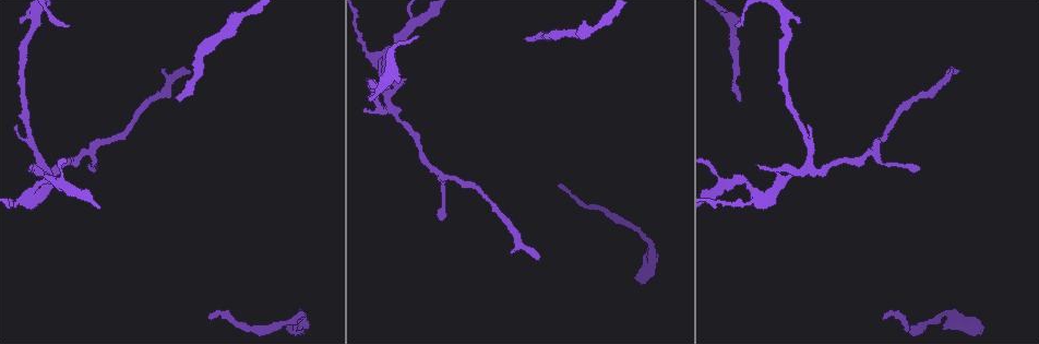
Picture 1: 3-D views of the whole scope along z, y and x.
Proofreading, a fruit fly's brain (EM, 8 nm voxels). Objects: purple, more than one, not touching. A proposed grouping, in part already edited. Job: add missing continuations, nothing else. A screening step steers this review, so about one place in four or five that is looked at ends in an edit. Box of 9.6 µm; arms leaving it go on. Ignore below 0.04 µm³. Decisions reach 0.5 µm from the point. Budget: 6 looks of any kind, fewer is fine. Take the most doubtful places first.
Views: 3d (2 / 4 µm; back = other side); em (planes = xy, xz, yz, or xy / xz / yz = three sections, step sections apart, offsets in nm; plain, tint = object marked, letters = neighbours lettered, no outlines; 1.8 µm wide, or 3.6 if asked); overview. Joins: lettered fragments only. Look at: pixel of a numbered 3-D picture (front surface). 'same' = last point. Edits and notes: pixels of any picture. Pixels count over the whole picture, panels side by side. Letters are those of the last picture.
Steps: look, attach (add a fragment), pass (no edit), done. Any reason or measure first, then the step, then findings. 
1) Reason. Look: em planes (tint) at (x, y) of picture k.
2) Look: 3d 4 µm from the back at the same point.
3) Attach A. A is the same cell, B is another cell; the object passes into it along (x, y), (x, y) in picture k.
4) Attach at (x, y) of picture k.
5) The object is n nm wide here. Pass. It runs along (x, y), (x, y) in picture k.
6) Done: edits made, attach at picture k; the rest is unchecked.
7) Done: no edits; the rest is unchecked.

Branch stops here. Look: 3d 4 µm at (188, 70) of picture 1.

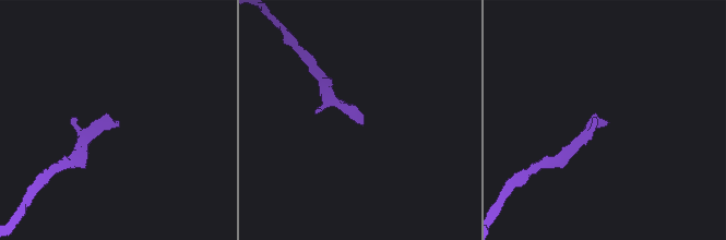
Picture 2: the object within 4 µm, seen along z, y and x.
Look: em planes (letters) at (116, 121) of picture 2.

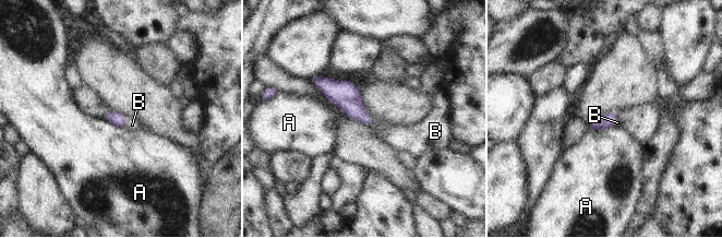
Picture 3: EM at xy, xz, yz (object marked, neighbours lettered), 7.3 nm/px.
Attach B. B is the same cell, A is another cell; the object passes into it along (118, 119), (125, 122), (132, 125) in picture 3; it goes on there.

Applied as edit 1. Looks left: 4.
End of a long branch. Look: em planes (letters) at (527, 41) of picture 1.

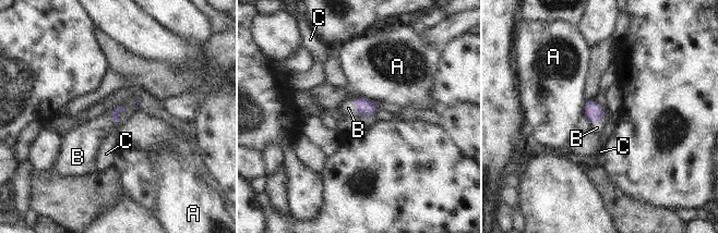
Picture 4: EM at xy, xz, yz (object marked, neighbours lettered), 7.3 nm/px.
Attach B. B is the same cell, A and C are other cells; the object passes into it along (363, 106), (356, 107), (348, 108) in picture 4; the neuron continues.

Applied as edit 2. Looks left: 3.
Thin end. Look: em yz step 8 (tint) at (558, 184) of picture 1.

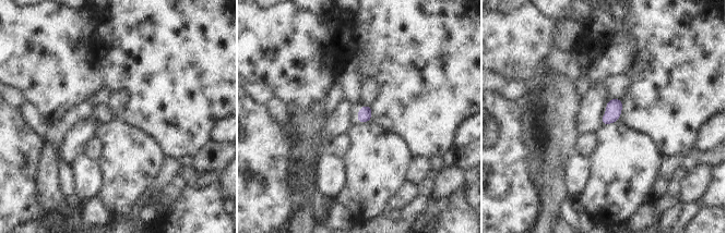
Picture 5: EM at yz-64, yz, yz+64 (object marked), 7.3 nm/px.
Another direction. Look: em planes (letters) at the same point.

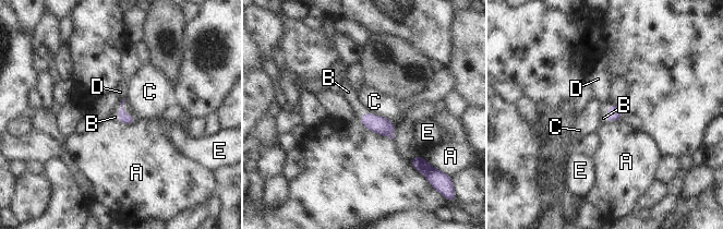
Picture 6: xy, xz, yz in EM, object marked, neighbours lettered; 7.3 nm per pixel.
The object is 80 nm wide here; the longest contact is with C, 220 nm. Attach B. B is the same cell, A, C, D and E are other cells; the neuron continues.

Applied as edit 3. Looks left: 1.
Done: edits made, attach at picture 3, attach at picture 4, attach at picture 6; the rest is unchecked.

